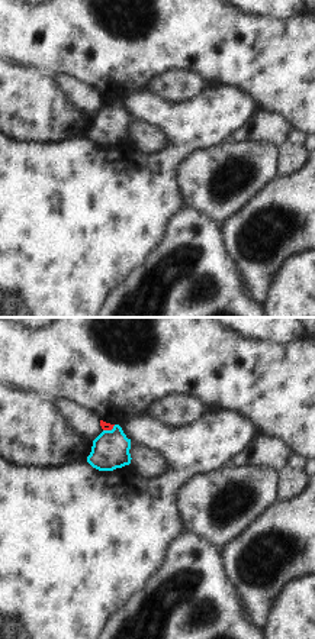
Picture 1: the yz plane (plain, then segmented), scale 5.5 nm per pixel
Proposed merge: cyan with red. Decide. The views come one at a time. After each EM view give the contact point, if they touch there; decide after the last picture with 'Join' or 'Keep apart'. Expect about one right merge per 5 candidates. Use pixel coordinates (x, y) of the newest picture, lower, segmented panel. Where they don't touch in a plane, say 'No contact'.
Touches cyan at (109, 431).

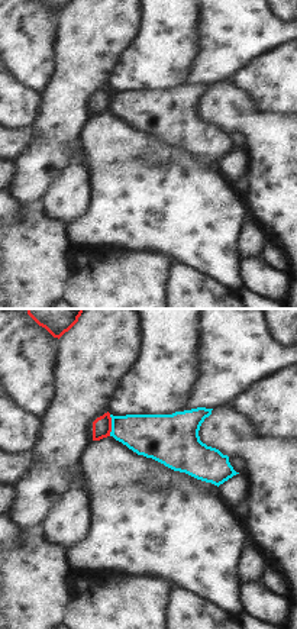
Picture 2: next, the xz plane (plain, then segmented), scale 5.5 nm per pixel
Touches cyan at (112, 425).

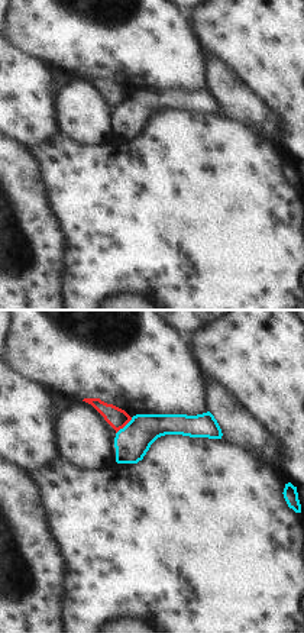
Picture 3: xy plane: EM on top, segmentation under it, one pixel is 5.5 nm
Touches cyan at (125, 426).

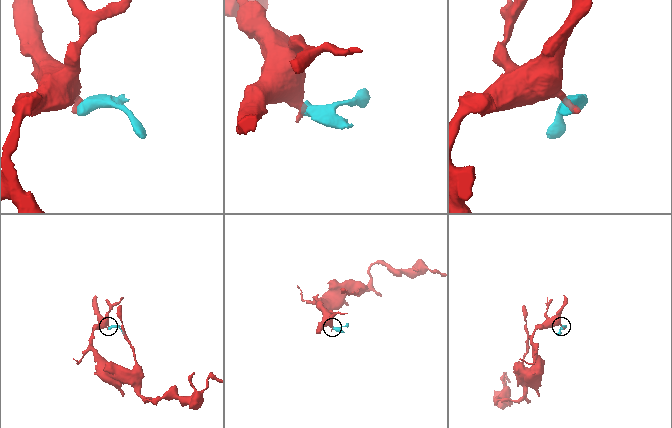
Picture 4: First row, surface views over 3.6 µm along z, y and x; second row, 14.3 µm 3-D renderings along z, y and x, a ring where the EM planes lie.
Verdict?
Keep apart.

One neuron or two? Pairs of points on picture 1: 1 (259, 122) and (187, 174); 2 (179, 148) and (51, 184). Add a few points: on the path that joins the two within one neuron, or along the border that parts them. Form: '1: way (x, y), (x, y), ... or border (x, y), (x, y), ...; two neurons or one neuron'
1: border (230, 139), (238, 142), (269, 141); two neurons
2: way (147, 178), (141, 184), (83, 184); one neuron

